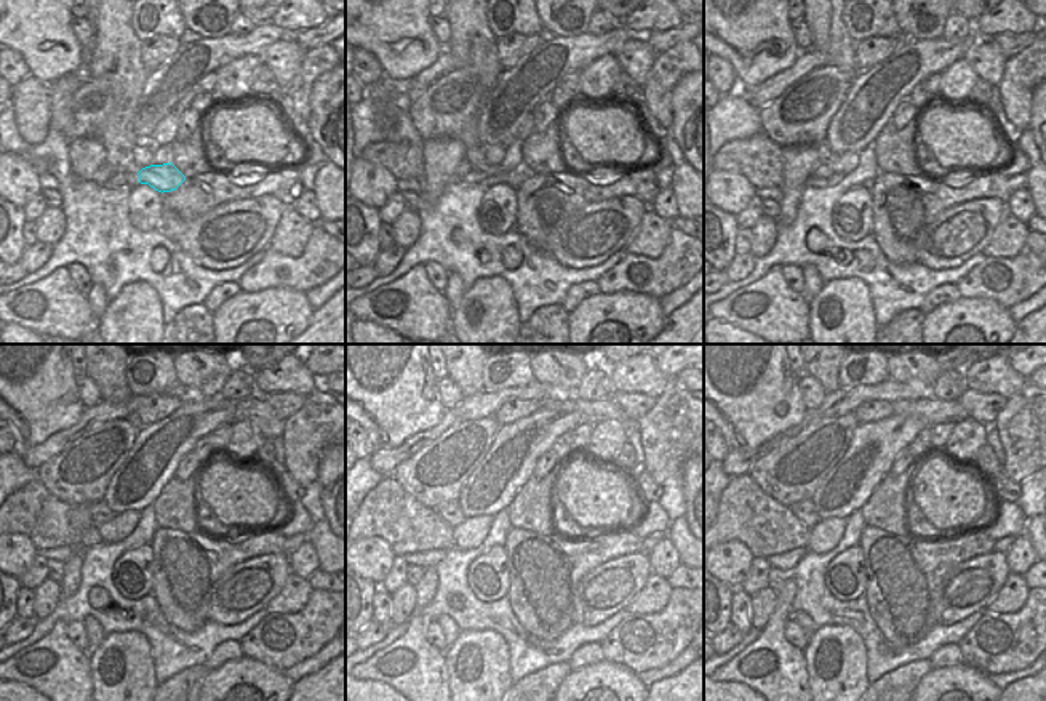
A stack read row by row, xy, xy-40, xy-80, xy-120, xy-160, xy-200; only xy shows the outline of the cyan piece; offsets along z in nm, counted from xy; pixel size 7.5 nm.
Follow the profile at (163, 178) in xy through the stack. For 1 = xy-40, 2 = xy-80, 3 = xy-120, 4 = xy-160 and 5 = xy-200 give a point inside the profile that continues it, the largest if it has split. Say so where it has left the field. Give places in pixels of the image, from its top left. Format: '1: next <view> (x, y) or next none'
1: next xy-40 (475, 156)
2: next xy-80 (826, 156)
3: next xy-120 (99, 511)
4: next xy-160 (450, 512)
5: next xy-200 (805, 511)

